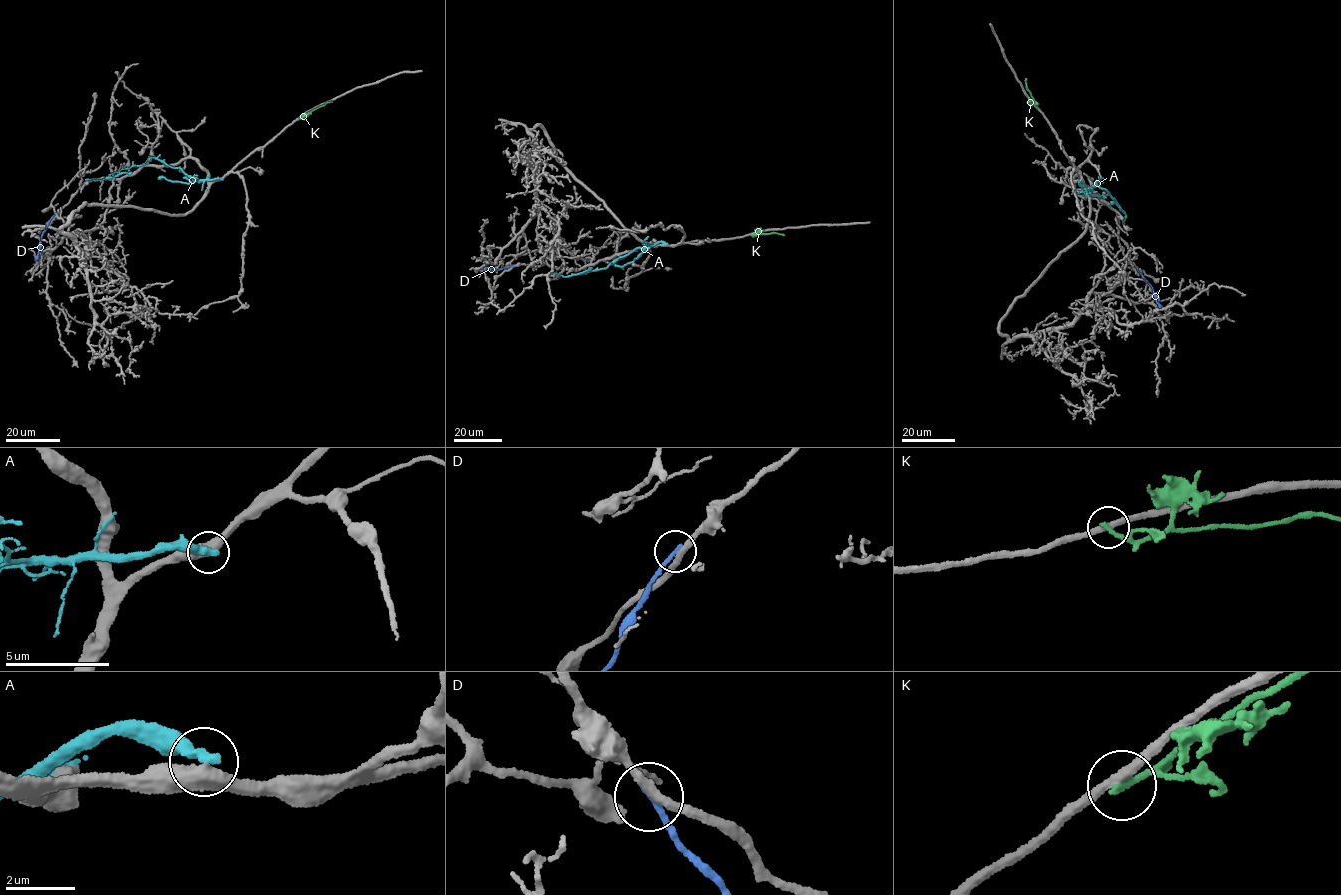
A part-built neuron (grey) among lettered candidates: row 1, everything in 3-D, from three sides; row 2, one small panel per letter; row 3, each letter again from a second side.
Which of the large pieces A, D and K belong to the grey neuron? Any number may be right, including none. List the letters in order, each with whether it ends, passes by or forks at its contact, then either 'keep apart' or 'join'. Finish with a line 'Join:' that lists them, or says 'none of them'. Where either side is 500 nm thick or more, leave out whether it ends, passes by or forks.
A: it ends; keep apart
D: it ends; keep apart
K: it ends; keep apart
Join: none of them

